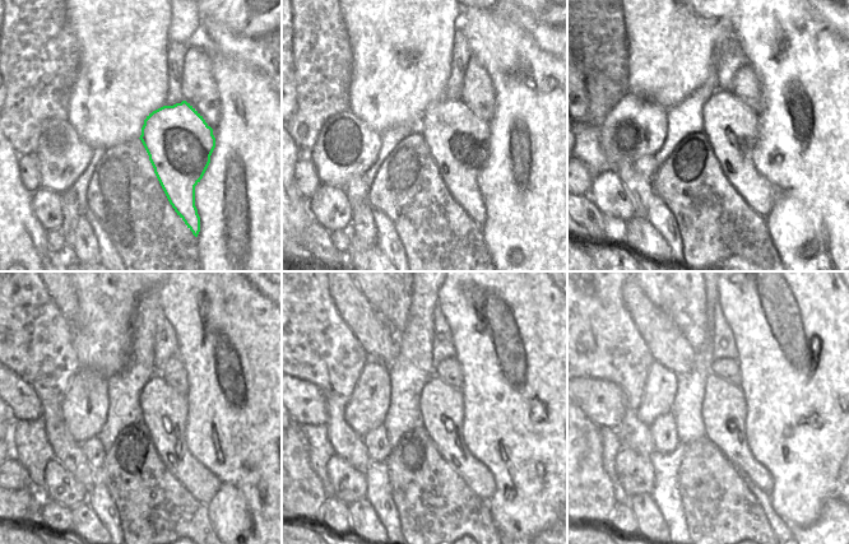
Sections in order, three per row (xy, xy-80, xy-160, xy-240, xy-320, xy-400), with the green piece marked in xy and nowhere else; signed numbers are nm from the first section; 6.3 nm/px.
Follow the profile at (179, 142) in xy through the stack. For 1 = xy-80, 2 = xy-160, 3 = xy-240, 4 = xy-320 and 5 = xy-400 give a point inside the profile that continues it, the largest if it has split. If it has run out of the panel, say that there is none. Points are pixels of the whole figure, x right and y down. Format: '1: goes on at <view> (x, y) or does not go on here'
1: goes on at xy-80 (458, 140)
2: goes on at xy-160 (732, 129)
3: goes on at xy-240 (157, 409)
4: goes on at xy-320 (440, 405)
5: goes on at xy-400 (723, 404)

